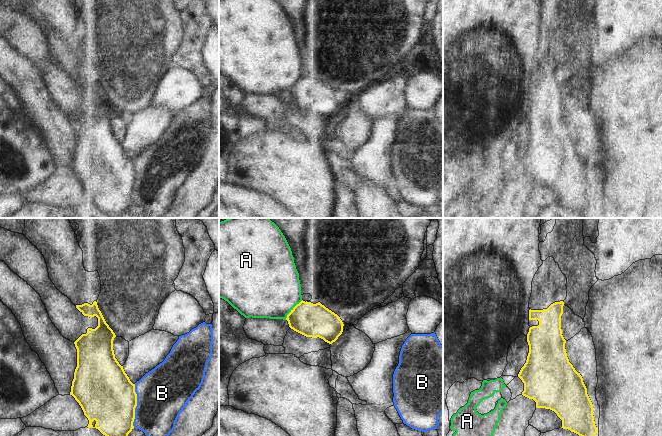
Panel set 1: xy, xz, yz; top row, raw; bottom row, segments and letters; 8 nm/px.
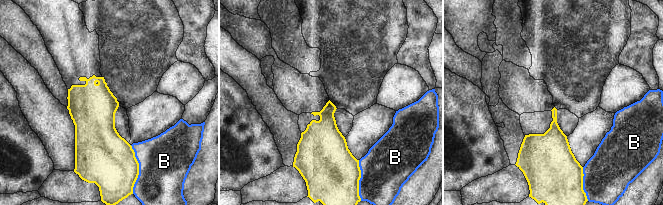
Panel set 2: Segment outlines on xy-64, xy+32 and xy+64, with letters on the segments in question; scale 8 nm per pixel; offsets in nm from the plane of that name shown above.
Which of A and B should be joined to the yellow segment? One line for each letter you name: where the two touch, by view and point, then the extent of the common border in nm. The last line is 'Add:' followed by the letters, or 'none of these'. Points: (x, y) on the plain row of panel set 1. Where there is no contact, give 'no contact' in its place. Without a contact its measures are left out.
Add: none of these

